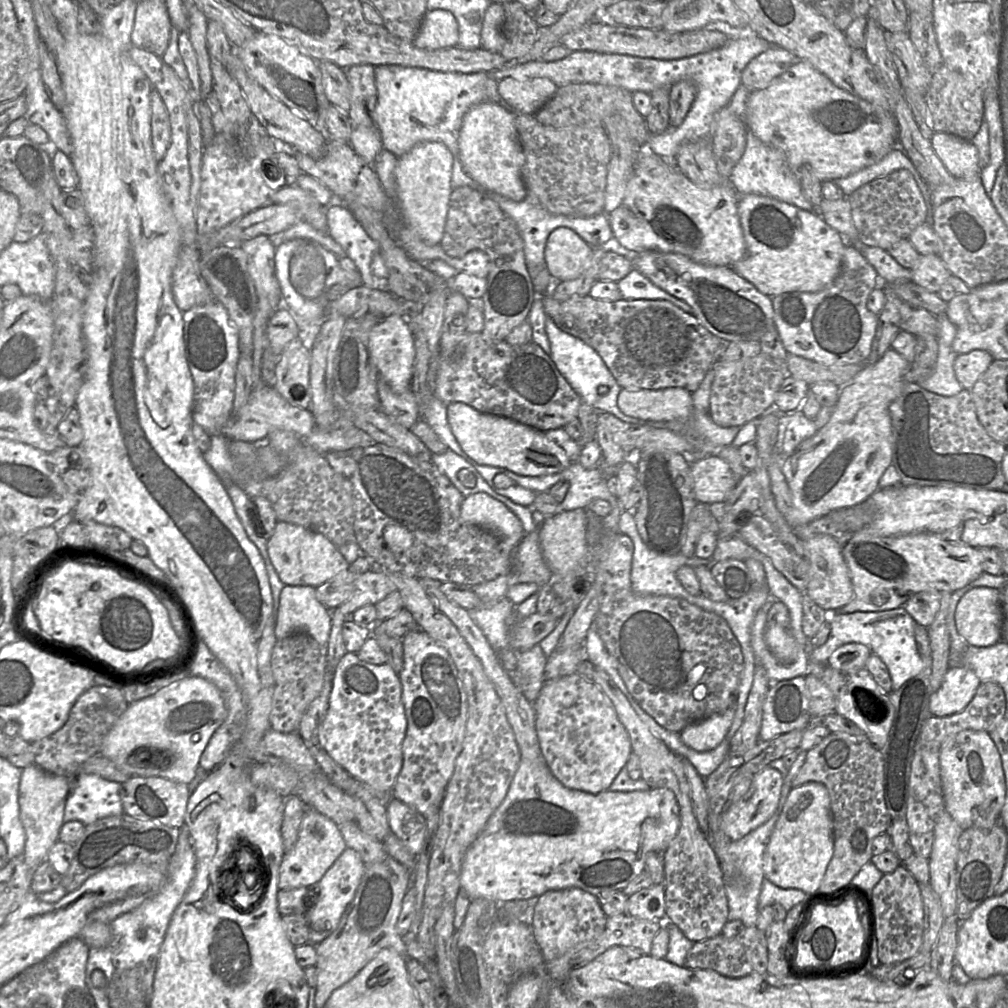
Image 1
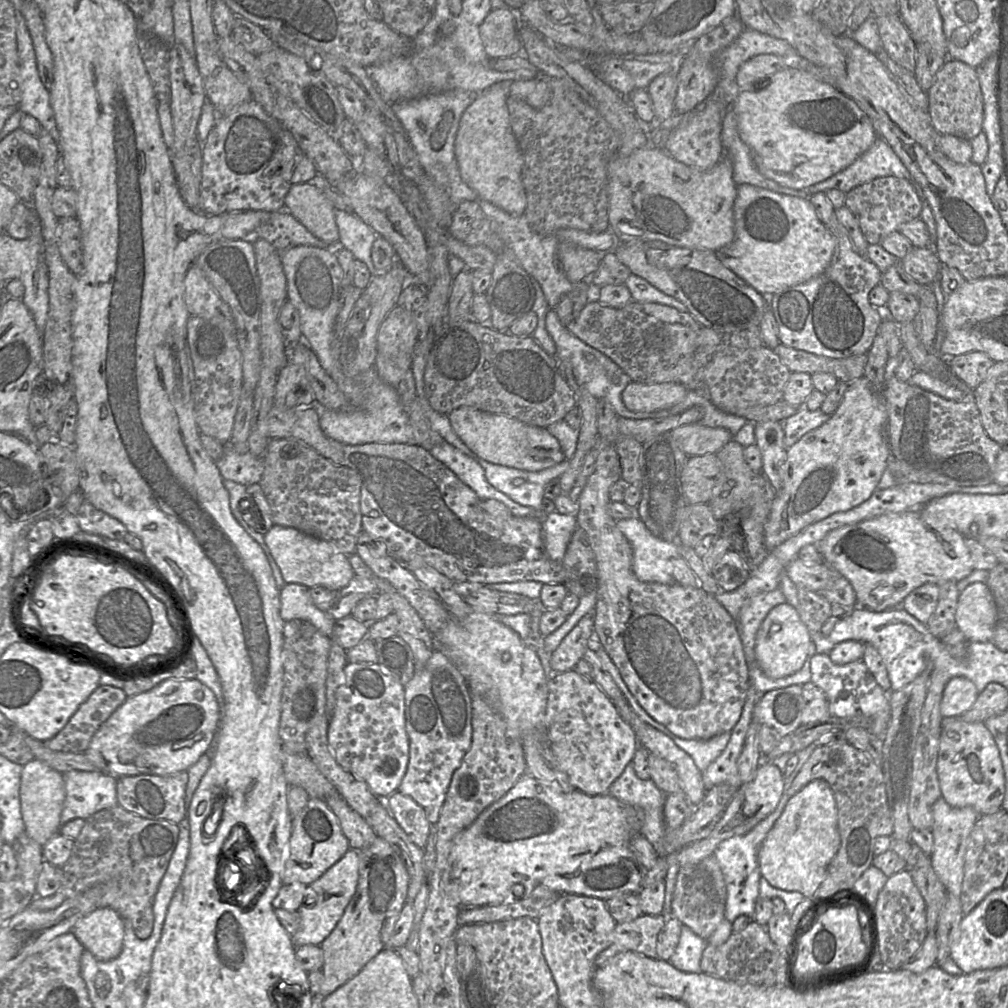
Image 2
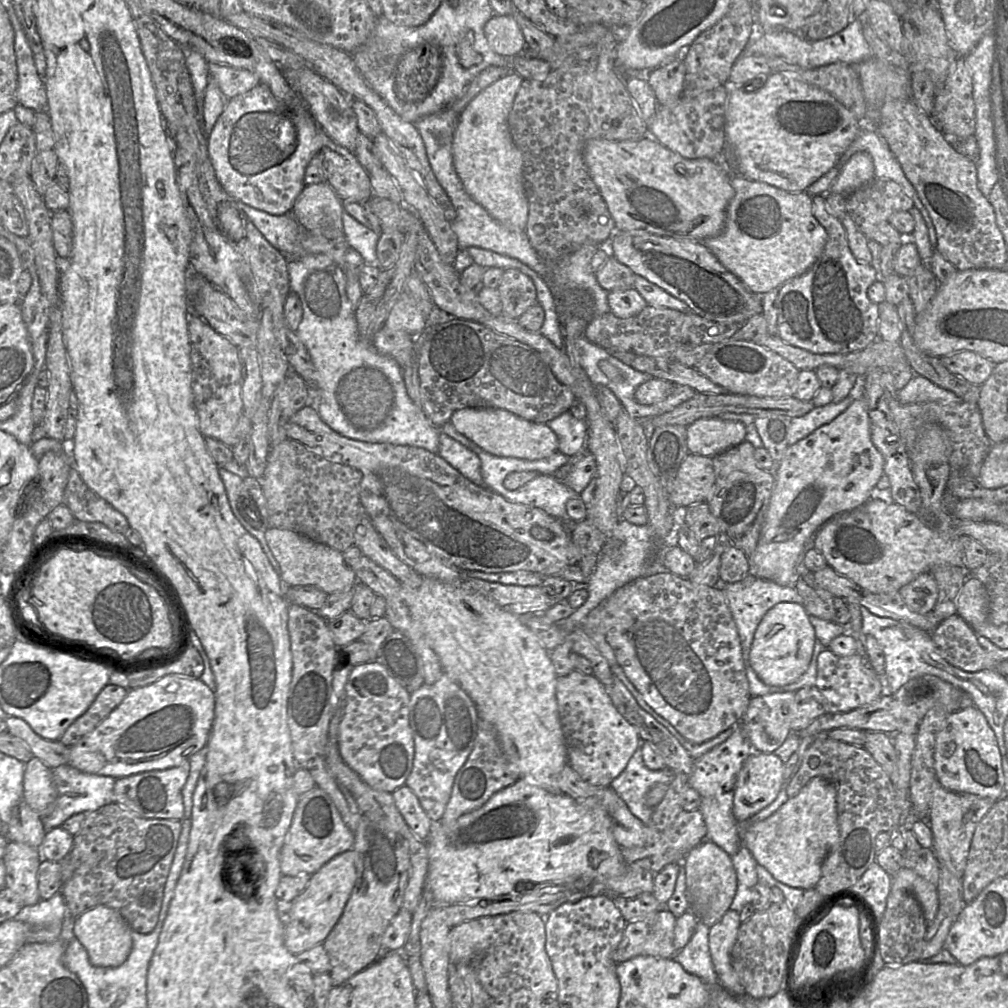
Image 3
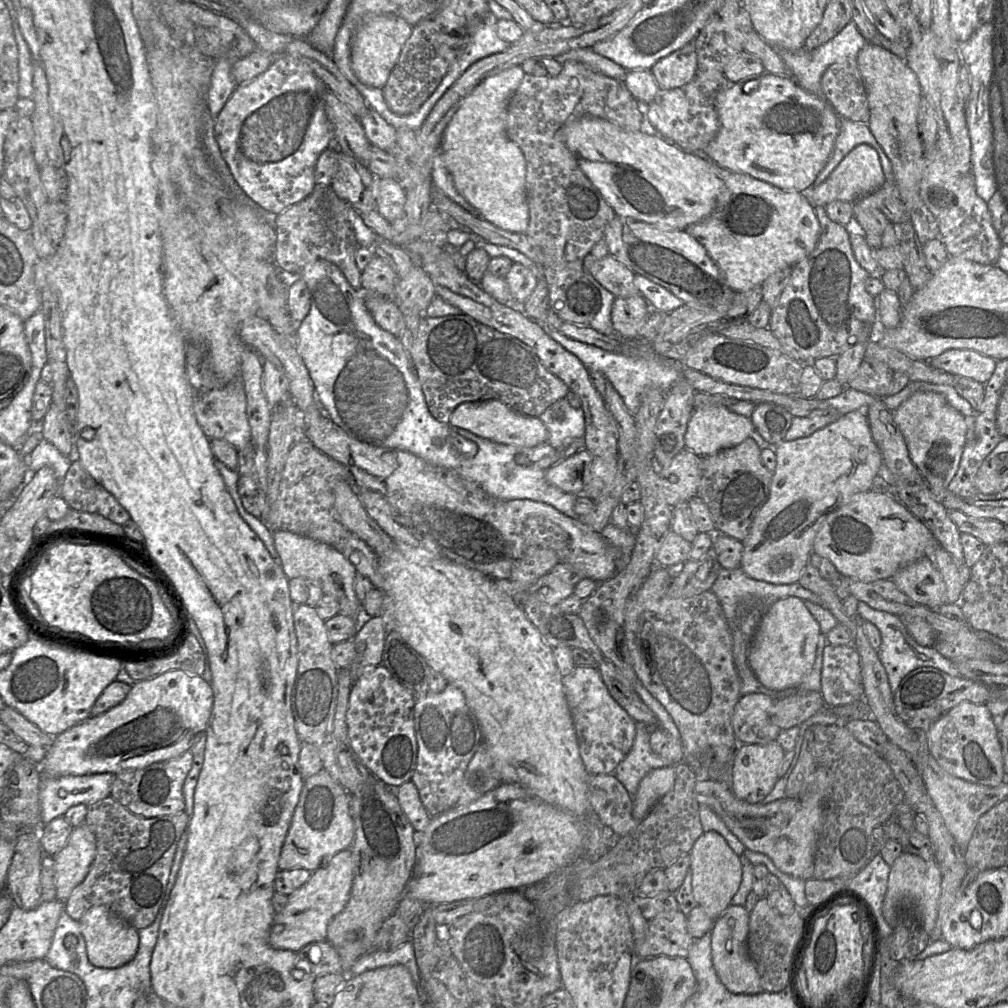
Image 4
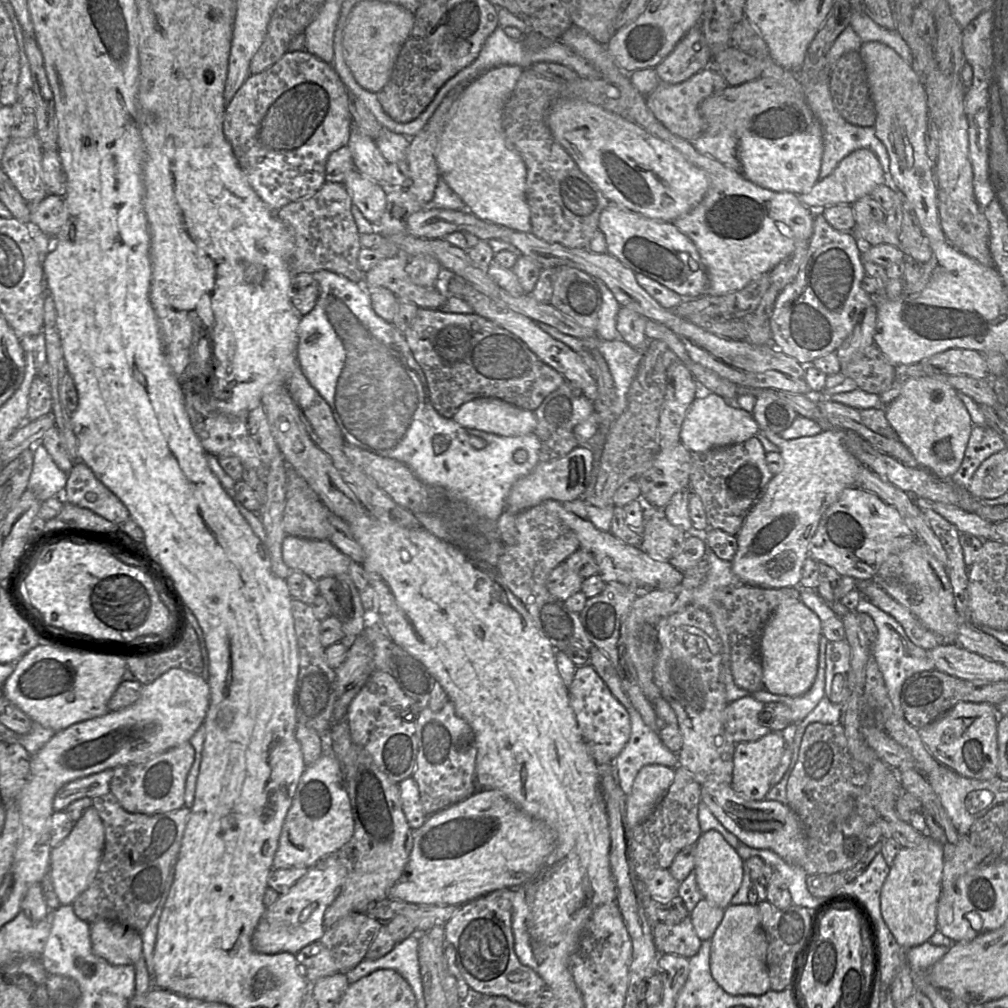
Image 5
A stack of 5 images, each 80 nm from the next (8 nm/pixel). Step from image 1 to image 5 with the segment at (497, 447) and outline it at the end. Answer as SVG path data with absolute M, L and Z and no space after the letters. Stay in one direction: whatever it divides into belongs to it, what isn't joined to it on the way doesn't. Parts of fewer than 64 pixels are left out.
M490 397L462 404L452 419L466 429L478 429L499 436L534 433L537 425L534 412Z

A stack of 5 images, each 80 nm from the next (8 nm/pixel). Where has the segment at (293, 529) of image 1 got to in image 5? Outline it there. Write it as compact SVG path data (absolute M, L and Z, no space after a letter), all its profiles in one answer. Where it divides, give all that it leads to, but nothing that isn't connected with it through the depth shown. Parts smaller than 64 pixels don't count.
M286 535L282 543L282 557L291 571L300 571L309 576L318 586L319 594L329 604L331 616L335 616L342 625L344 633L340 641L348 649L366 628L365 611L360 594L349 574L351 559L336 548L330 540L313 540Z

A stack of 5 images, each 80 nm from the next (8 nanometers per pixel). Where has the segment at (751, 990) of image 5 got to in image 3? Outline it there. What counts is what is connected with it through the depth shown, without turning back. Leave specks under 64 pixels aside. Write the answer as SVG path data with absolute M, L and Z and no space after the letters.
M729 909L710 928L709 949L715 971L722 986L734 996L745 996L746 990L731 965L731 950L742 922L740 912Z

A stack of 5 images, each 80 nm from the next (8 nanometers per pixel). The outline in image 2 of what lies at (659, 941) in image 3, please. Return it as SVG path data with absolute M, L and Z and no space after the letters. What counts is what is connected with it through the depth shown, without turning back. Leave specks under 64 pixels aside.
M643 914L631 921L617 923L609 946L598 954L595 964L607 962L618 953L632 951L650 958L657 956L657 938L668 915Z

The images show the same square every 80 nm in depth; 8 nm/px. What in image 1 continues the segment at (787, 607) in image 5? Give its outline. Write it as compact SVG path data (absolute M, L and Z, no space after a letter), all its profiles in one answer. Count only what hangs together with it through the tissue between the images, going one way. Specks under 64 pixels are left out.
M776 599L768 612L764 639L781 664L793 663L799 655L799 644L792 634L788 608Z

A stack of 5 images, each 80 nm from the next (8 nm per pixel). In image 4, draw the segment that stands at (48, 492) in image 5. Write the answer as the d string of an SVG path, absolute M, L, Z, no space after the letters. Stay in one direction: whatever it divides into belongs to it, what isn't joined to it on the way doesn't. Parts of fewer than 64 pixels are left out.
M46 439L41 440L30 456L27 457L29 475L30 473L37 472L44 466L48 466L53 469L59 482L62 482L65 478L71 463L71 457L64 456Z

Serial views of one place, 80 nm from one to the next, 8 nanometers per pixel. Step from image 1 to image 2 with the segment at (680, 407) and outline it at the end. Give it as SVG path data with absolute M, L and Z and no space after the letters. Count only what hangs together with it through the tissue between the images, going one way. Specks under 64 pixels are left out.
M630 382L622 392L622 401L634 412L655 412L681 402L688 389L678 383L644 384Z

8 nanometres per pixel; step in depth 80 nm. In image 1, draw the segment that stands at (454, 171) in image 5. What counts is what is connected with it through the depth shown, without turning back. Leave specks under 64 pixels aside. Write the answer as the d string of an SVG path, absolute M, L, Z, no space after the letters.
M493 102L471 107L463 117L458 145L463 170L475 182L513 201L525 199L528 193L522 179L525 153L510 110Z

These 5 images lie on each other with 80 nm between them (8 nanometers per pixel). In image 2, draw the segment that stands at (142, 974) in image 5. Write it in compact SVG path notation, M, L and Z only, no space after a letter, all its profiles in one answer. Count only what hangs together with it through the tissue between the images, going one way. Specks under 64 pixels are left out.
M99 908L80 918L70 931L98 960L109 961L121 953L124 919L112 908Z

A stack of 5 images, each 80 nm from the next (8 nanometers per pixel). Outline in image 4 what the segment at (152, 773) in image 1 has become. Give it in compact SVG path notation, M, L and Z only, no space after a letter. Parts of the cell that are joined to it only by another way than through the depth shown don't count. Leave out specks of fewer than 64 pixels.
M182 670L135 682L121 703L53 737L43 760L35 763L41 780L64 775L118 774L176 758L205 734L213 701L211 684Z

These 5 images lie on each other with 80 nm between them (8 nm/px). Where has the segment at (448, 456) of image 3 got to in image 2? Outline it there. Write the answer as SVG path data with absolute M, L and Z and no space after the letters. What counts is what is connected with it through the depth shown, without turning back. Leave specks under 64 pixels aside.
M446 441L430 450L431 455L448 467L462 482L472 488L481 500L493 498L505 504L511 513L519 517L534 516L543 522L544 511L523 506L494 488L485 478L480 464Z

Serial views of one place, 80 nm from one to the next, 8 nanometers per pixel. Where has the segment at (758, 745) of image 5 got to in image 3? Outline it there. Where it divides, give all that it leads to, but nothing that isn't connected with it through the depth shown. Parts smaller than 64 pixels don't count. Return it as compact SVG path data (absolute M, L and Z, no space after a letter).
M754 752L743 764L736 782L733 815L738 823L770 805L784 782L785 764L775 753Z

